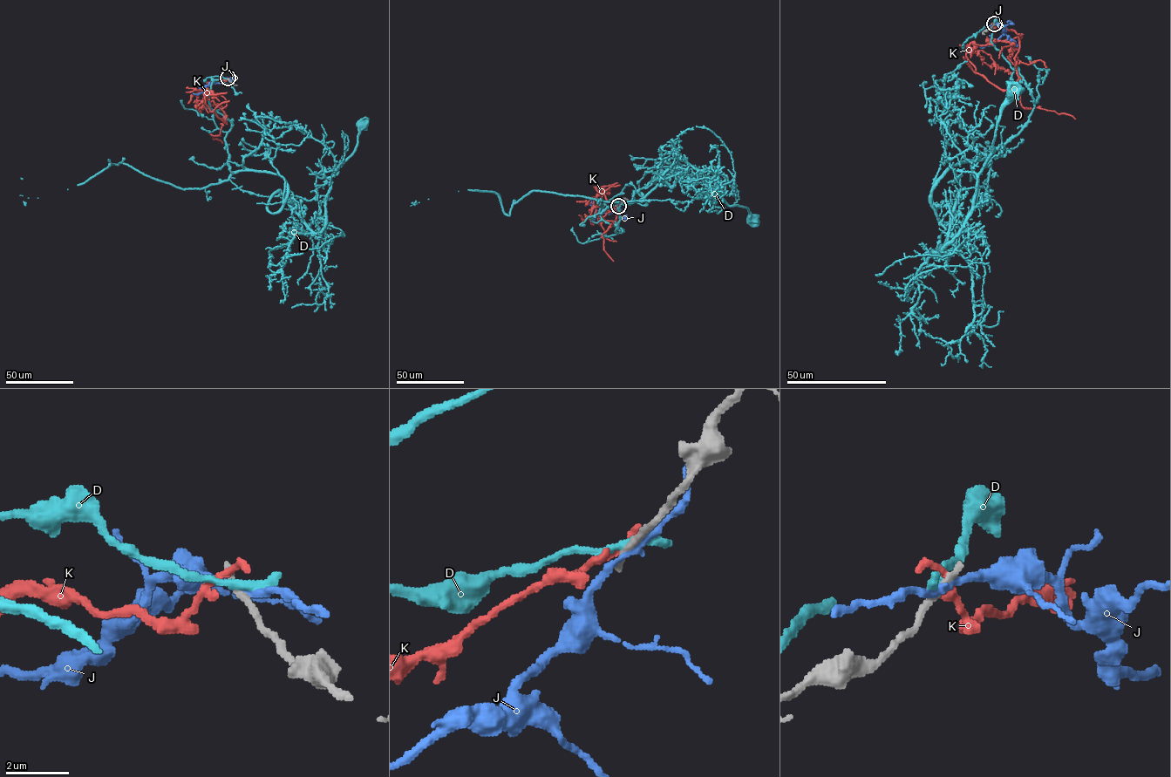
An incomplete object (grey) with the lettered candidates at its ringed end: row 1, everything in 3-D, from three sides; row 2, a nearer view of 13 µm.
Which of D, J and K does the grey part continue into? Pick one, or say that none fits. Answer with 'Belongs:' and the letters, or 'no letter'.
Belongs: no letter

